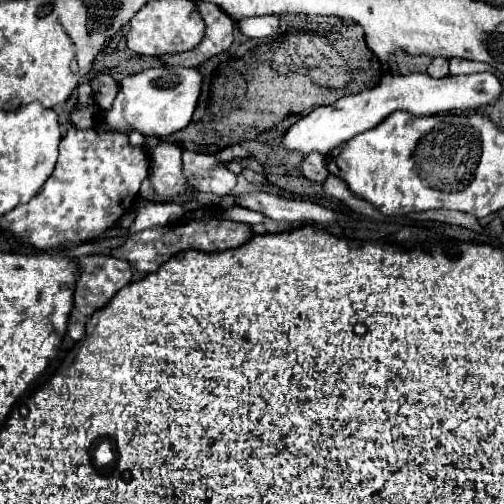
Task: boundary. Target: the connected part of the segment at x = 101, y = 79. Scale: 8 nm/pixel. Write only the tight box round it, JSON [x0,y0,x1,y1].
[90,73,118,111]

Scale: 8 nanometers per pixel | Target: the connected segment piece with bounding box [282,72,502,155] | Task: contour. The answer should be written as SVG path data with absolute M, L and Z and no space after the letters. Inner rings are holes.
M387 72L382 81L374 89L366 89L358 95L342 97L334 105L318 107L298 123L290 127L282 135L282 147L286 151L298 151L300 155L308 155L312 151L320 151L326 155L340 143L348 141L350 137L364 133L384 121L396 109L408 111L412 115L438 115L444 111L472 111L482 105L494 103L502 93L500 81L492 73L470 73L470 75L446 75L442 79L434 79L428 73L412 73L400 75Z

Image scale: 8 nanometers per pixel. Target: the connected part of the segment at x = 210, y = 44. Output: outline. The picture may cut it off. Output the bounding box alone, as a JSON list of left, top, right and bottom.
[162,3,234,67]

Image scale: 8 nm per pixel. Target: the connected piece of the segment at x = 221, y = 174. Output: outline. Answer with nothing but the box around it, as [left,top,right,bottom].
[182,151,236,195]

